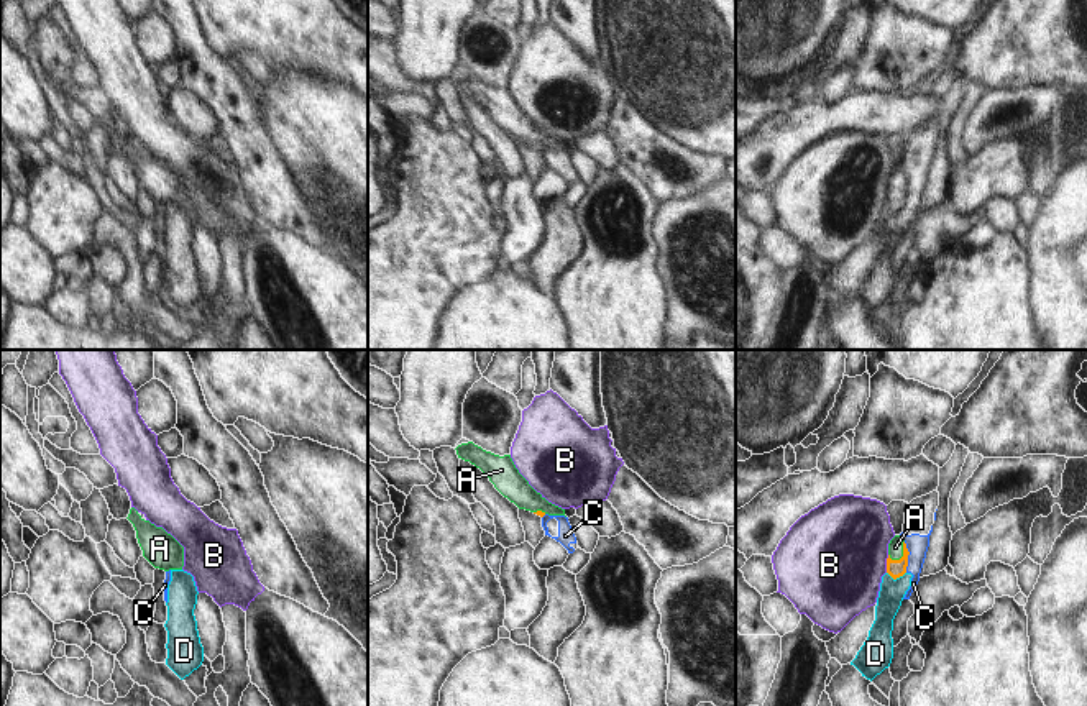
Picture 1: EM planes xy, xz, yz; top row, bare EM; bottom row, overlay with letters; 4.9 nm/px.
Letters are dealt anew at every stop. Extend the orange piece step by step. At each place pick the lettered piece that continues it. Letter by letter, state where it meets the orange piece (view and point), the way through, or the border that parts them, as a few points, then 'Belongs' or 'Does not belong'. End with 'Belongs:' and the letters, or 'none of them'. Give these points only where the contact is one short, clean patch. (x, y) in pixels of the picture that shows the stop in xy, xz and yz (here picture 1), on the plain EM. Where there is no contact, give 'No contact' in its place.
A: Touches orange at yz (903, 186). Path across: yz (895, 201), (897, 192), (903, 186), (895, 179). Belongs
B: Touches orange at yz (887, 196). Boundary: yz (889, 187), (885, 204). Does not belong
C: Touches orange at yz (907, 189). Boundary: yz (903, 174), (908, 184), (907, 204). Does not belong
D: Touches orange at yz (897, 209). Boundary: yz (887, 204), (894, 210), (905, 206). Does not belong
Belongs: A.

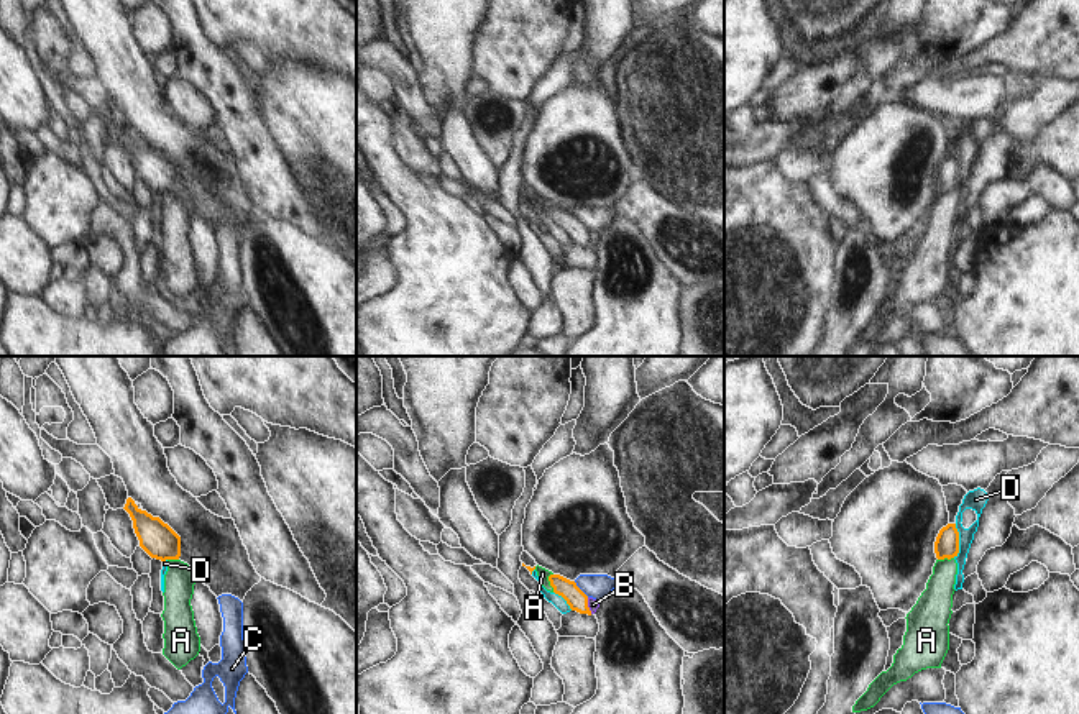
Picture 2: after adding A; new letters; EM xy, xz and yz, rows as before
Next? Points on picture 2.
A: Touches orange at xz (550, 215). Boundary: xz (550, 205), (549, 217), (554, 224). Does not belong
B: Touches orange at xz (587, 238). Boundary: xz (587, 230), (587, 238), (592, 245). Does not belong
C: Touches orange at xz (580, 222). Boundary: xz (573, 214), (588, 228). Does not belong
D: Touches orange at yz (958, 173). Boundary: yz (955, 156), (958, 184), (953, 189). Does not belong
Belongs: none of them.

